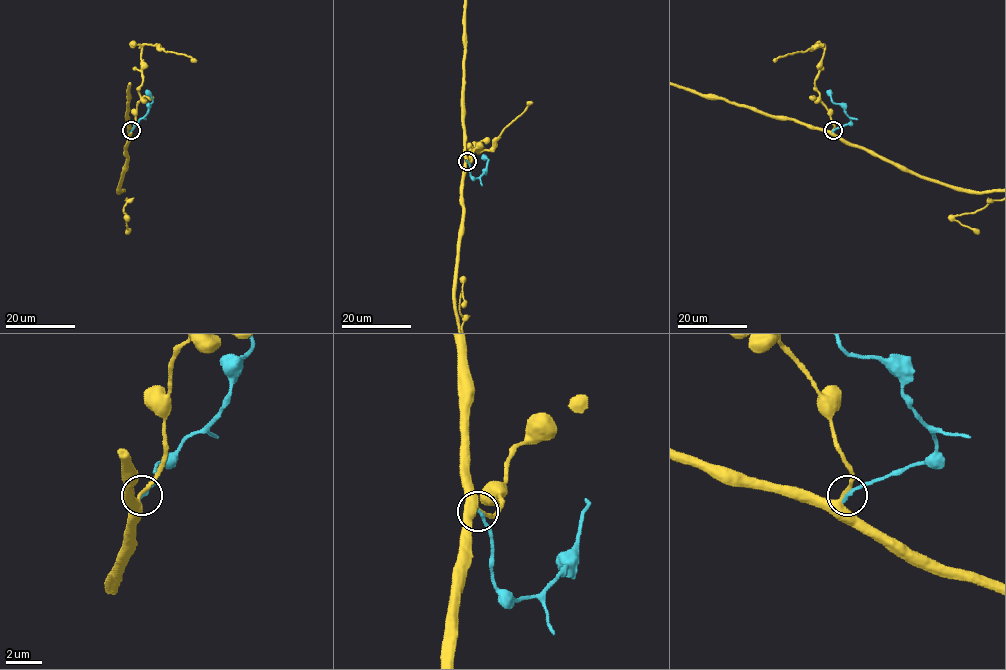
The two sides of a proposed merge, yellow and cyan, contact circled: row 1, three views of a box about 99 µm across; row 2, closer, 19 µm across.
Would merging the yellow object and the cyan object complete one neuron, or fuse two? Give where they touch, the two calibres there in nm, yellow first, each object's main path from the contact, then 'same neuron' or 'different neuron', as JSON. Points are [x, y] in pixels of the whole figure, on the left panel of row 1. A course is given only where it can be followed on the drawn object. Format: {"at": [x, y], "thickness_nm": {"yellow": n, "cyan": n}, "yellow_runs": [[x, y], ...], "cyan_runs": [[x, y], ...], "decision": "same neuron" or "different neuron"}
{"at": [131, 130], "thickness_nm": {"yellow": 240, "cyan": 260}, "cyan_runs": [[131, 130], [152, 102], [146, 90]], "decision": "different neuron"}

